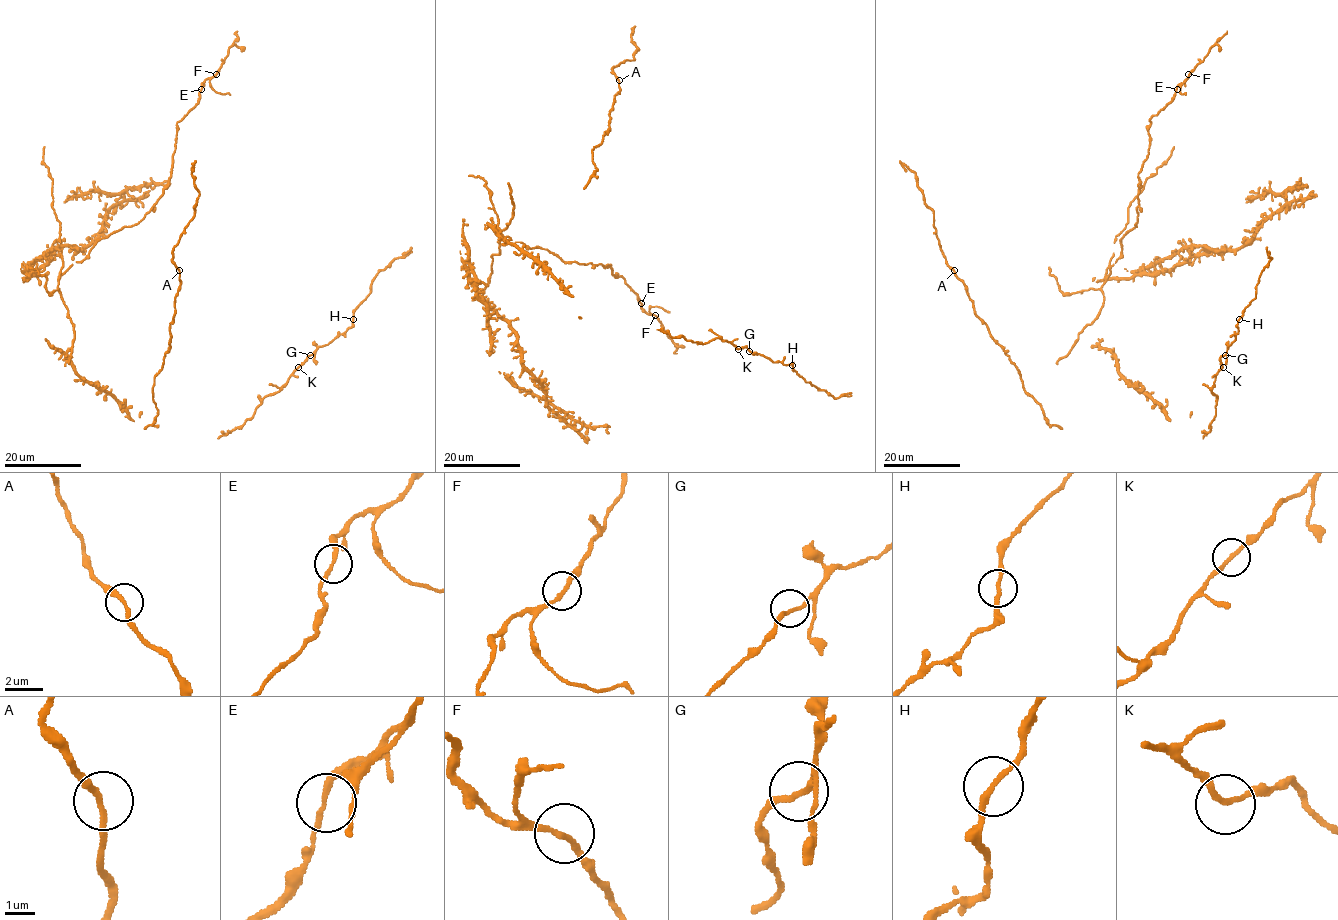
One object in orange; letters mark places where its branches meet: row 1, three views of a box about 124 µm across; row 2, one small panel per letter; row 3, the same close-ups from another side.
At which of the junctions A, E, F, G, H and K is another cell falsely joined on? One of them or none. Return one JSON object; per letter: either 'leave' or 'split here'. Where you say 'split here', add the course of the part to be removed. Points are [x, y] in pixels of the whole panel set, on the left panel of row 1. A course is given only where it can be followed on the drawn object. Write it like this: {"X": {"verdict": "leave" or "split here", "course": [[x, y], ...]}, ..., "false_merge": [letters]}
{"A": {"verdict": "leave"}, "E": {"verdict": "leave"}, "F": {"verdict": "split here", "course": [[216, 74], [209, 81], [211, 87], [218, 92], [230, 94]]}, "G": {"verdict": "leave"}, "H": {"verdict": "leave"}, "K": {"verdict": "leave"}, "false_merge": ["F"]}

